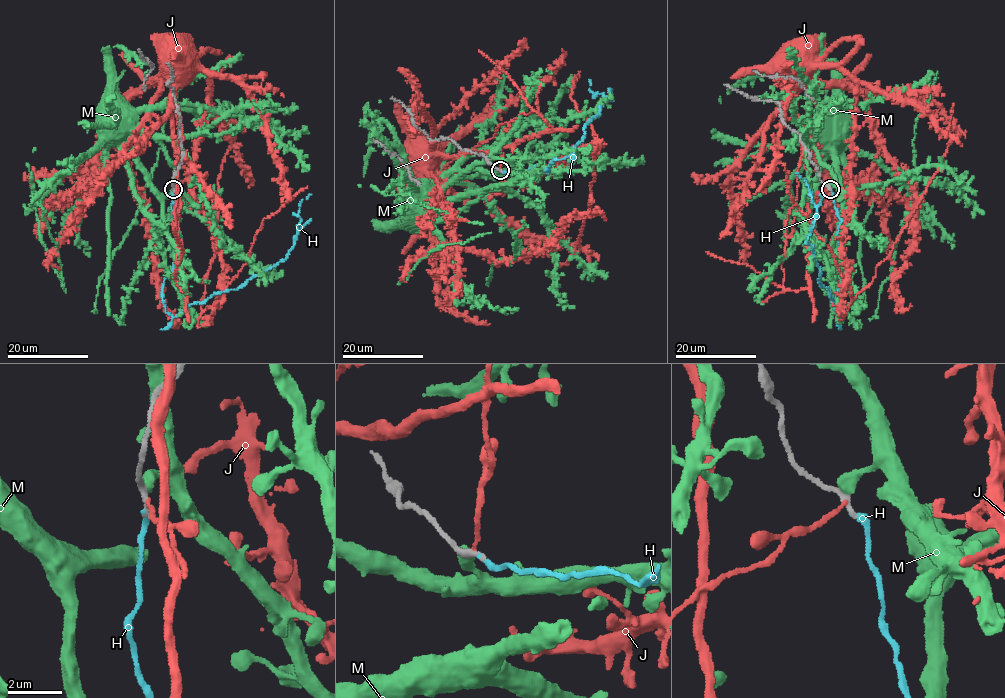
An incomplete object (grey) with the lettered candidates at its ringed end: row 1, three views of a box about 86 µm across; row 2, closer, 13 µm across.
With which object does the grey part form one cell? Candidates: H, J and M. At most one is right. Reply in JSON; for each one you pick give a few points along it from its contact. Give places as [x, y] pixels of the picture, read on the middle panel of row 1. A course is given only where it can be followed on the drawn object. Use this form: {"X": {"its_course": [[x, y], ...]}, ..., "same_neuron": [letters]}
{"same_neuron": ["H"]}

